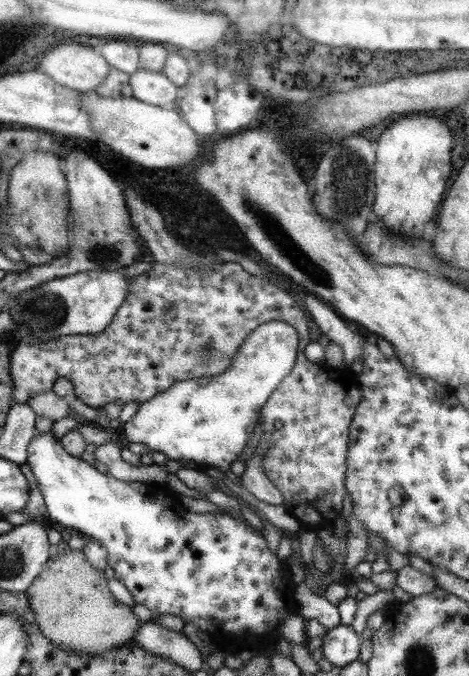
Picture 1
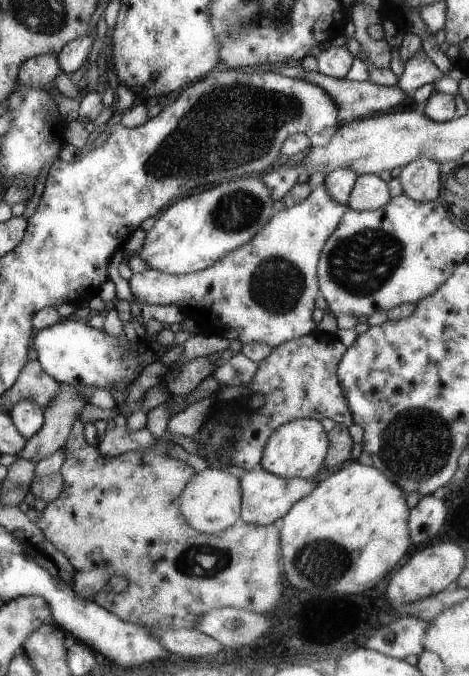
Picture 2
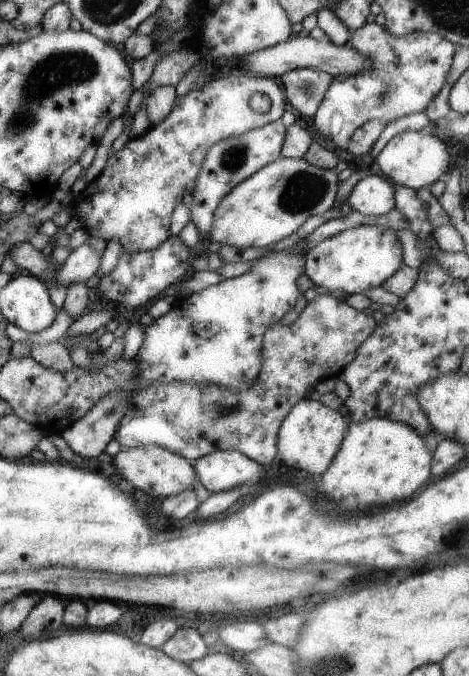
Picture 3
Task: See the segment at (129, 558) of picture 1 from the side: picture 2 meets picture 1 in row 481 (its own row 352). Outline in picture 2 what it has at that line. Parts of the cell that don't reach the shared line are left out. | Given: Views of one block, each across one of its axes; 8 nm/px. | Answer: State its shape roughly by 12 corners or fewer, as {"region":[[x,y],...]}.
{"region":[[62,318],[37,330],[58,383],[126,395],[144,367],[104,330]]}

